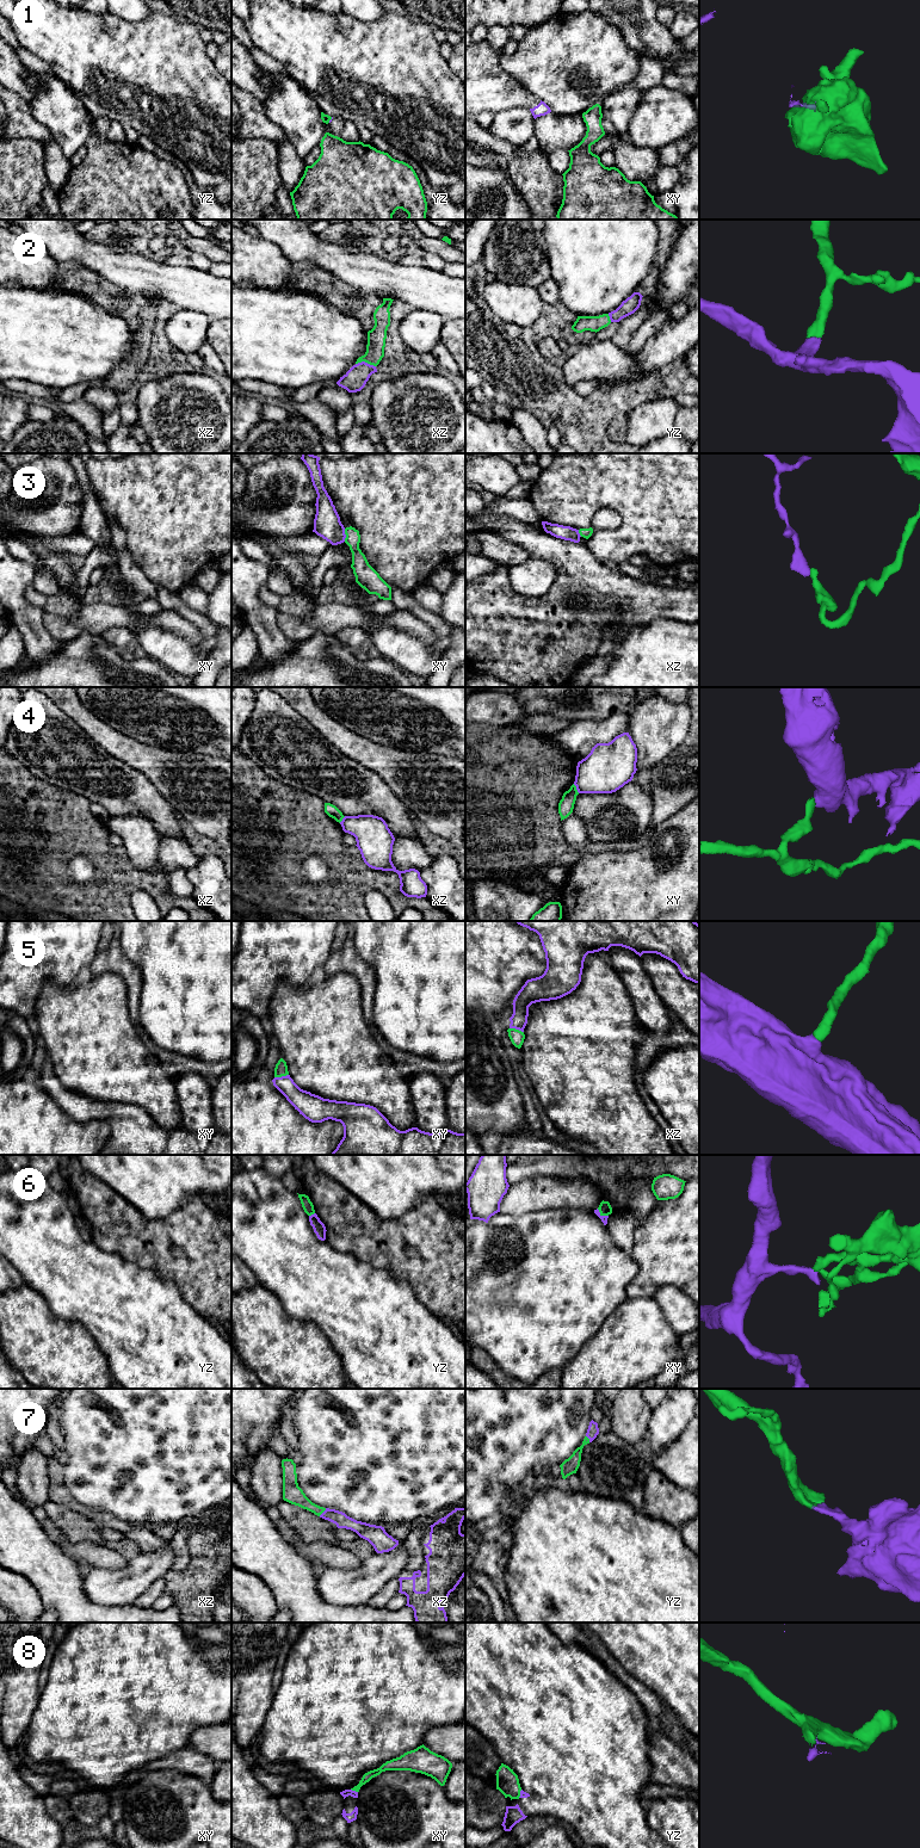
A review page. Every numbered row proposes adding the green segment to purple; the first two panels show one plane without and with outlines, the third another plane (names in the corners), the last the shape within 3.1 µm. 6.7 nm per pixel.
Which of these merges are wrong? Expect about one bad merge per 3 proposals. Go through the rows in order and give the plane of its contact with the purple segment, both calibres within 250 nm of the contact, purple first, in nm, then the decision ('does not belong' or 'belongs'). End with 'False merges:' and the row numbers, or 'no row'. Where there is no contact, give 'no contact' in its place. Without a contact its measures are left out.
1: meets purple in yz; 20 nm thick on the purple side, 60 nm on the other; does not belong
2: meets purple in xz; 150 nm thick on the purple side, 130 nm on the other; belongs
3: meets purple in xy; 180 nm thick on the purple side, 120 nm on the other; does not belong
4: meets purple in xy; 320 nm thick on the purple side, 110 nm on the other; does not belong
5: meets purple in xy; 160 nm thick on the purple side, 90 nm on the other; belongs
6: meets purple in xy; 50 nm thick on the purple side, 90 nm on the other; does not belong
7: meets purple in xz; 100 nm thick on the purple side, 130 nm on the other; belongs
8: meets purple in xy; 50 nm thick on the purple side, 60 nm on the other; does not belong
False merges: 1, 3, 4, 6, 8

